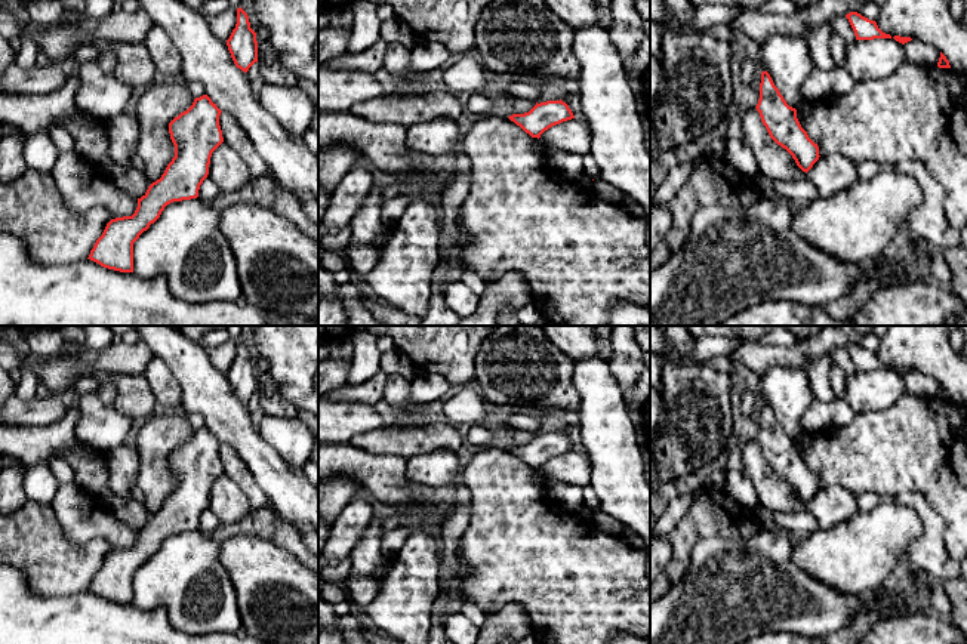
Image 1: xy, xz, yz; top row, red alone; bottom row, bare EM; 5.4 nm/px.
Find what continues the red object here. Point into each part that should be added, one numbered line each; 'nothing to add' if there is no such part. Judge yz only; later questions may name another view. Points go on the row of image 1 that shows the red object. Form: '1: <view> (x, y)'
nothing to add

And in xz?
nothing to add

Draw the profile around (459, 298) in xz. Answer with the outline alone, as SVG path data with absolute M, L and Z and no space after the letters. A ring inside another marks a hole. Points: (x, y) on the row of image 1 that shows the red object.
M461 280L444 286L443 299L459 318L468 318L480 305L480 296Z

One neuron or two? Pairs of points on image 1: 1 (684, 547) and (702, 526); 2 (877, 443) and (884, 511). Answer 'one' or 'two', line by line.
1: one
2: two

